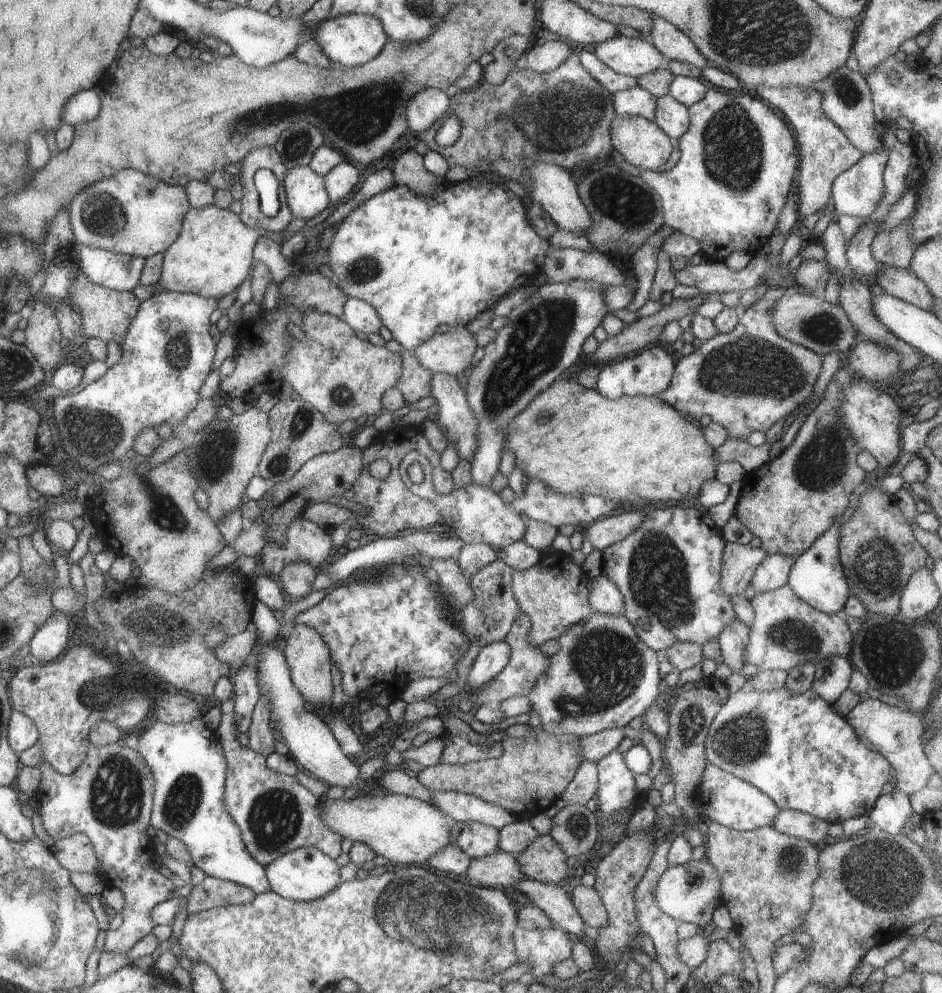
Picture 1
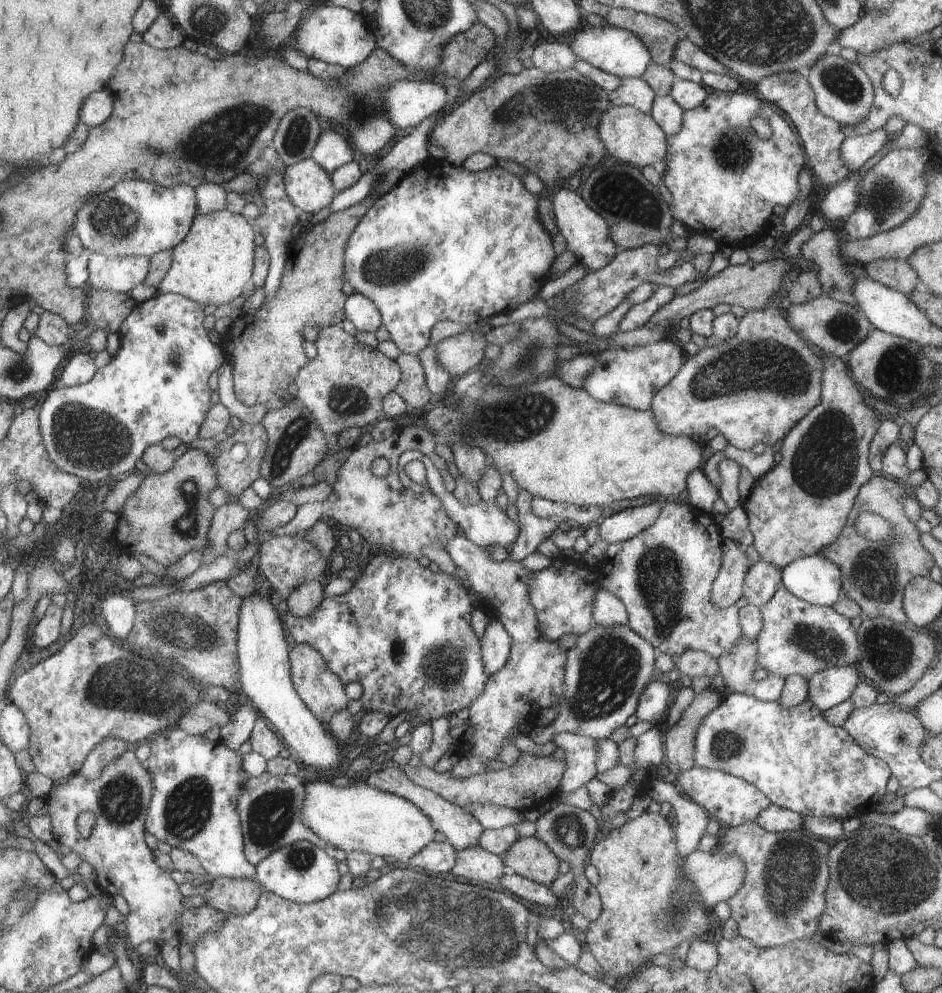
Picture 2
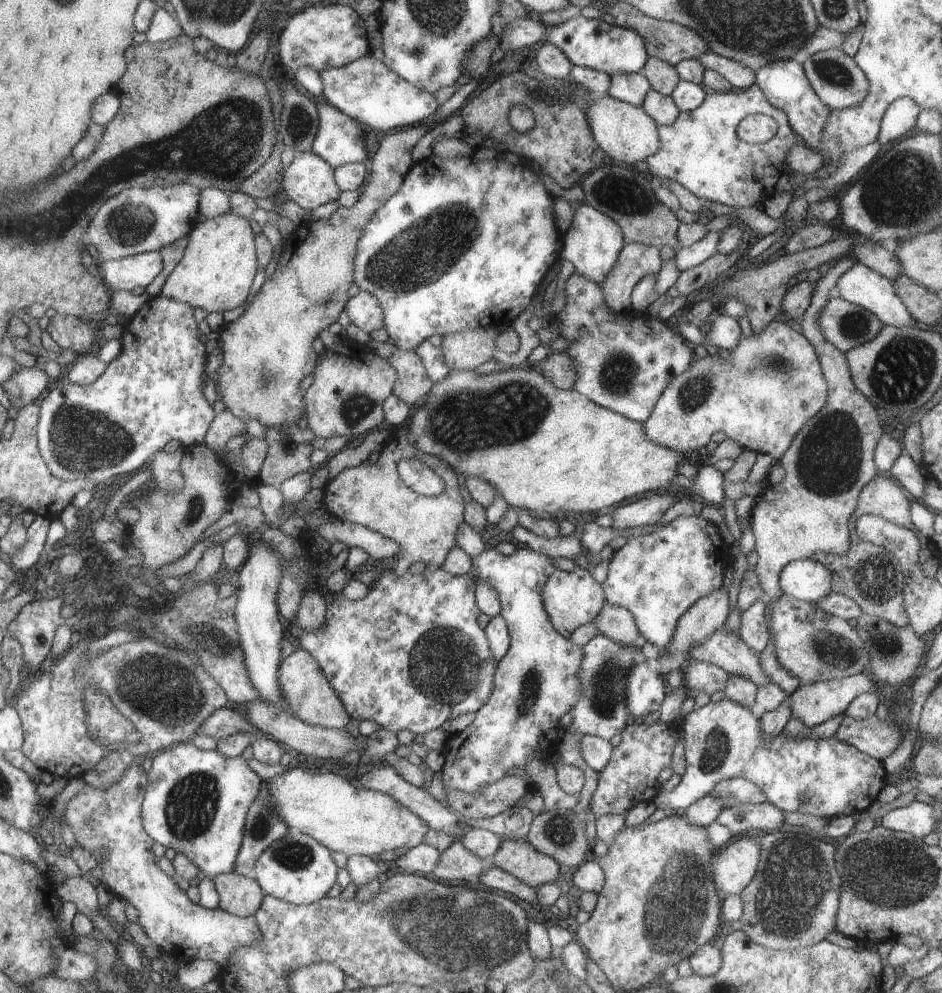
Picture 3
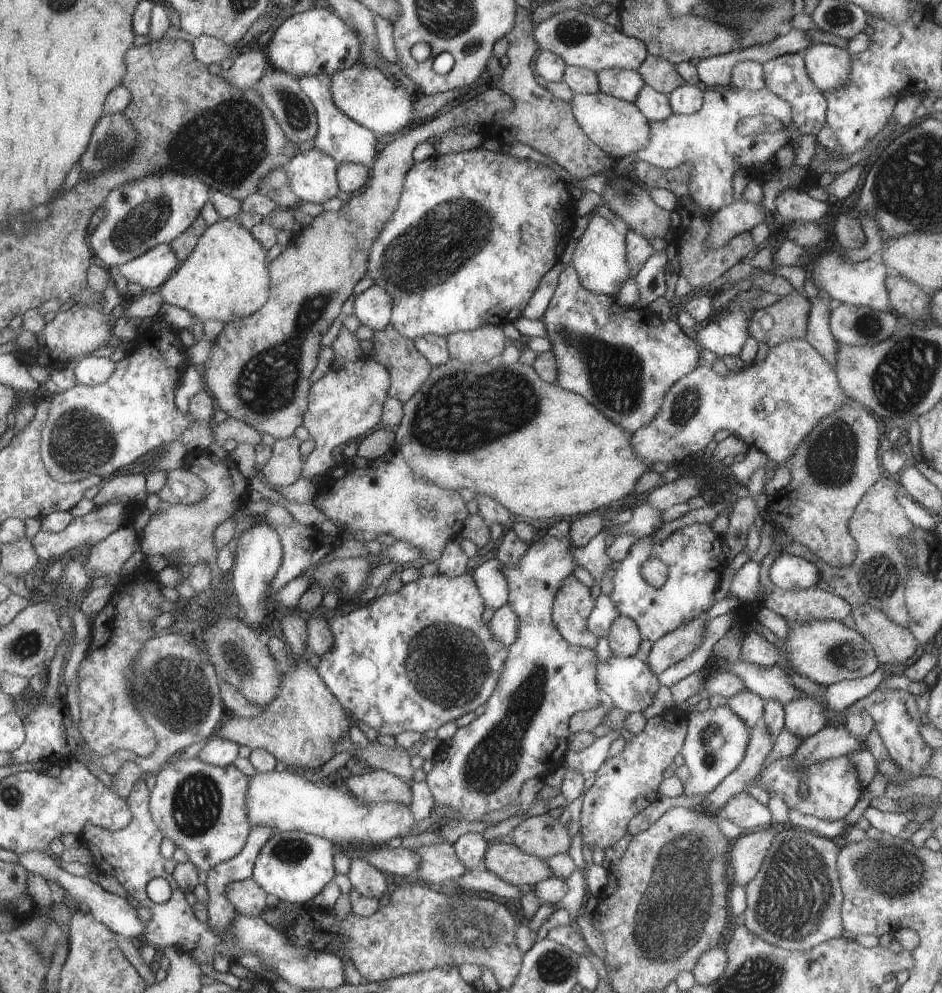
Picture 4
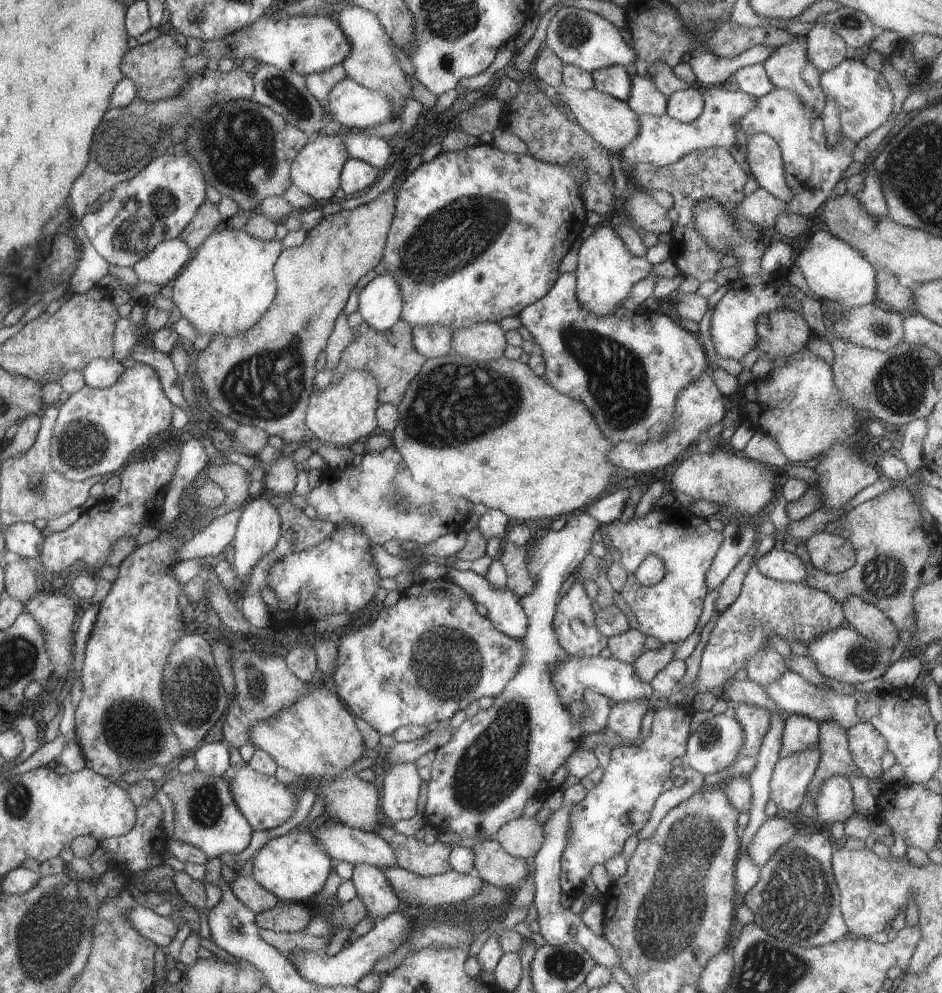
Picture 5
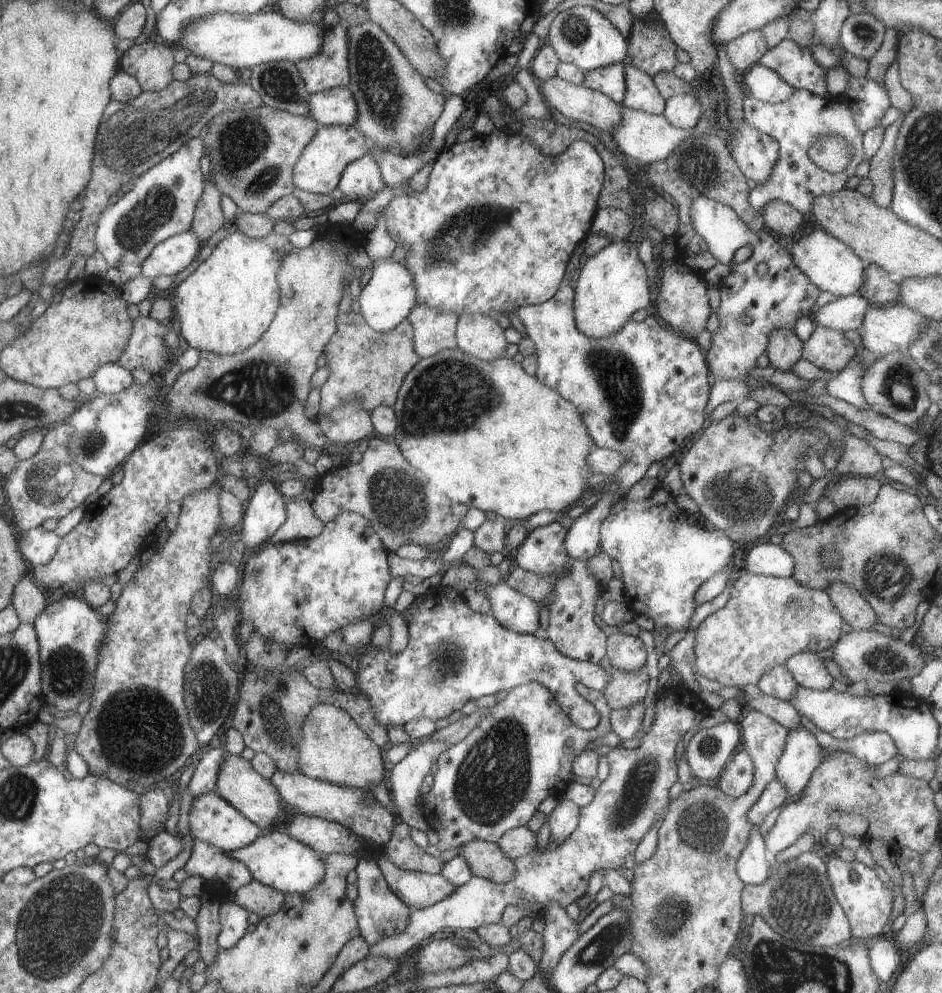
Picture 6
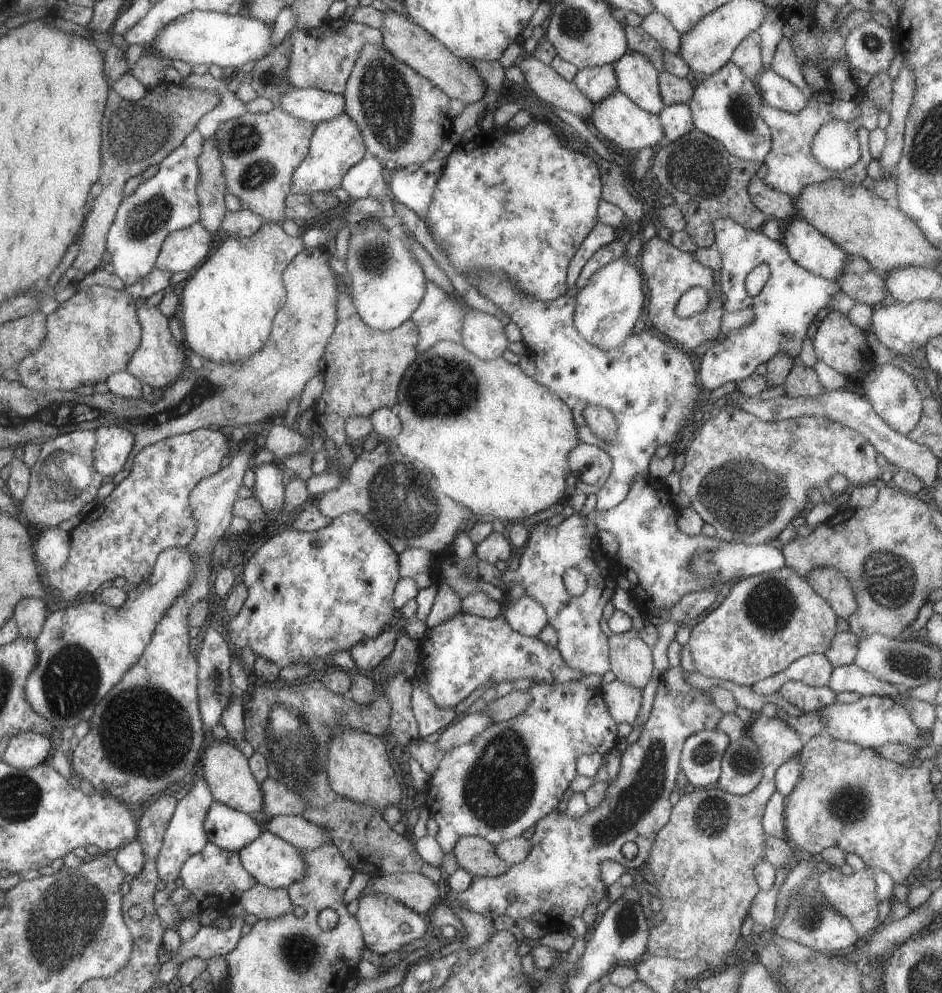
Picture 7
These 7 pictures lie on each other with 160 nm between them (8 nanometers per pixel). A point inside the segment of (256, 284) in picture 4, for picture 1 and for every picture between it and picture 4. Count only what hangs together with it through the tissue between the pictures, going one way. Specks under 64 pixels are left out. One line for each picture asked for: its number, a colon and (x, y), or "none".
1: (213, 256)
2: (212, 264)
3: (216, 274)

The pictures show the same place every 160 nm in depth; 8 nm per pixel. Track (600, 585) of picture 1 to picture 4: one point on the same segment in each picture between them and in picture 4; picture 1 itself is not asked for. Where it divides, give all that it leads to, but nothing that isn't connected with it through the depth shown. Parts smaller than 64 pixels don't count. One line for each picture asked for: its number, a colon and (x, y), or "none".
2: (609, 611)
3: (616, 622)
4: (625, 637)

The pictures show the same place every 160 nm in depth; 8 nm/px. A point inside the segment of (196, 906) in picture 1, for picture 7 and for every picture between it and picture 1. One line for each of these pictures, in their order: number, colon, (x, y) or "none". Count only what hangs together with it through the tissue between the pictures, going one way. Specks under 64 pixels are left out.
2: (230, 896)
3: (242, 896)
4: (250, 899)
5: (259, 899)
6: (255, 897)
7: (265, 903)

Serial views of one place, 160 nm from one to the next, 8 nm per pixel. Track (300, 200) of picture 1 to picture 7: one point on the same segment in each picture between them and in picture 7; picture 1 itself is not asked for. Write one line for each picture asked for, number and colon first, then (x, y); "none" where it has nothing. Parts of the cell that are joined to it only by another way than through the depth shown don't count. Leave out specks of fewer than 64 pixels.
2: (310, 188)
3: (309, 180)
4: (312, 174)
5: (317, 171)
6: (333, 148)
7: (338, 144)

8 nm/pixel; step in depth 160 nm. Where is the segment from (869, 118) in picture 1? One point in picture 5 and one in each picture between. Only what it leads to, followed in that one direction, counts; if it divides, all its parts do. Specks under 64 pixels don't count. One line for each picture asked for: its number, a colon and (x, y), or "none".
2: (844, 91)
3: (837, 78)
4: (830, 66)
5: (826, 48)

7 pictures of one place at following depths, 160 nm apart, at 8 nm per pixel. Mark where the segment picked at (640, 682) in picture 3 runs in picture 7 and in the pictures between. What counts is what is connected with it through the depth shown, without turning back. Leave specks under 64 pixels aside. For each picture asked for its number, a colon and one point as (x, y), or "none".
4: (628, 683)
5: (572, 677)
6: (454, 655)
7: (467, 652)

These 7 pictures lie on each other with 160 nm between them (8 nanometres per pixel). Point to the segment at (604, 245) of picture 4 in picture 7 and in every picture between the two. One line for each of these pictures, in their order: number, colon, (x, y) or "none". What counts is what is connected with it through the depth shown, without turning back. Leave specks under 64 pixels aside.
5: (607, 269)
6: (613, 283)
7: (608, 307)

